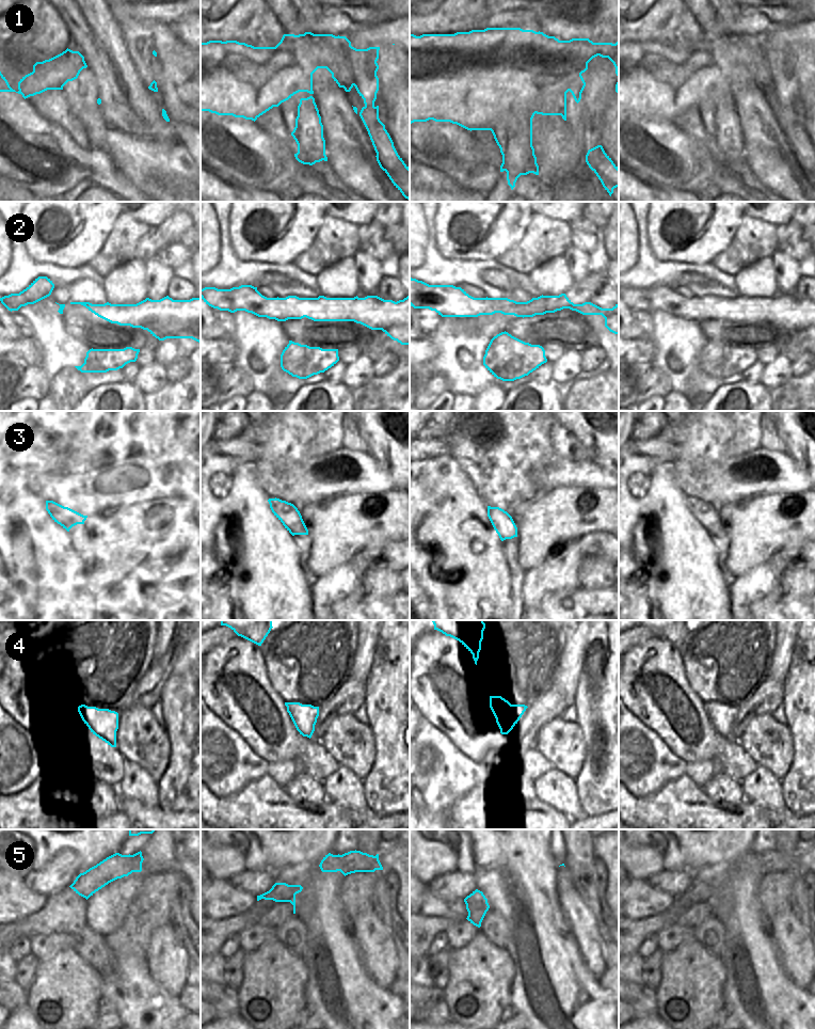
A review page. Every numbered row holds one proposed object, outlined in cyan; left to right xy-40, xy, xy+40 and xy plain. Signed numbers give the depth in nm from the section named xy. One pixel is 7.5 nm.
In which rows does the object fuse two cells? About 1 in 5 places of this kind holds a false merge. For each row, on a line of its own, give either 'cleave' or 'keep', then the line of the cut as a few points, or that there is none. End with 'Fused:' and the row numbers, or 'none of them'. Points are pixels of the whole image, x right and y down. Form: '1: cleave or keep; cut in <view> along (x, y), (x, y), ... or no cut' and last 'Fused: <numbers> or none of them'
1: cleave; cut in xy along (365, 105), (373, 107)
2: keep; no cut
3: keep; no cut
4: cleave; cut in xy+40 along (504, 703), (501, 715), (510, 730)
5: keep; no cut
Fused: 1, 4

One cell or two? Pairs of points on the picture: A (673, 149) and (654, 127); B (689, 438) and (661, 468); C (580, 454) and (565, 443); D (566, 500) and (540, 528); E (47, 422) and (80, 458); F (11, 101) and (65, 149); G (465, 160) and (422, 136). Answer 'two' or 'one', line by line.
A: one
B: two
C: one
D: one
E: one
F: one
G: one

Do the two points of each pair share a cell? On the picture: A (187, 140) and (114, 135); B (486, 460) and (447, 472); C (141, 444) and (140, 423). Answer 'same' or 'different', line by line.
A: same
B: different
C: same

